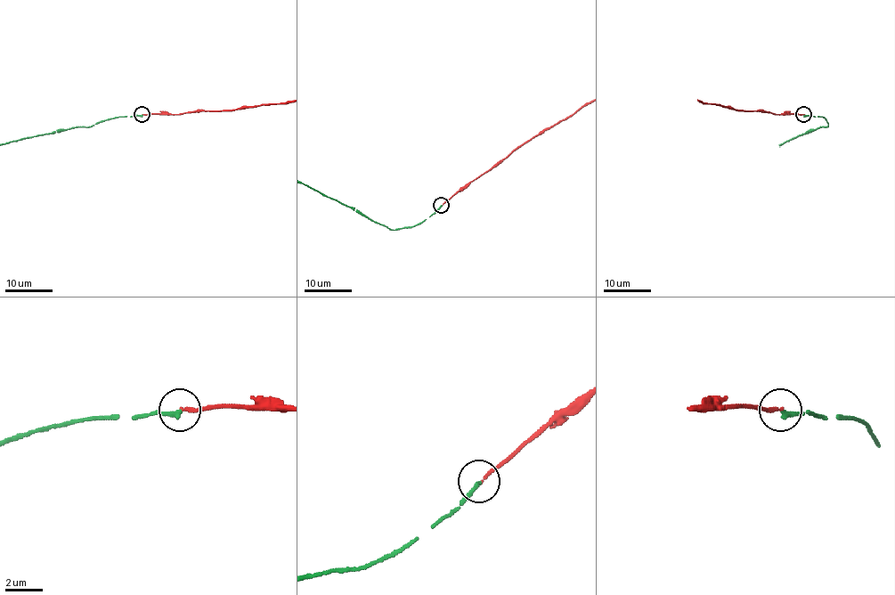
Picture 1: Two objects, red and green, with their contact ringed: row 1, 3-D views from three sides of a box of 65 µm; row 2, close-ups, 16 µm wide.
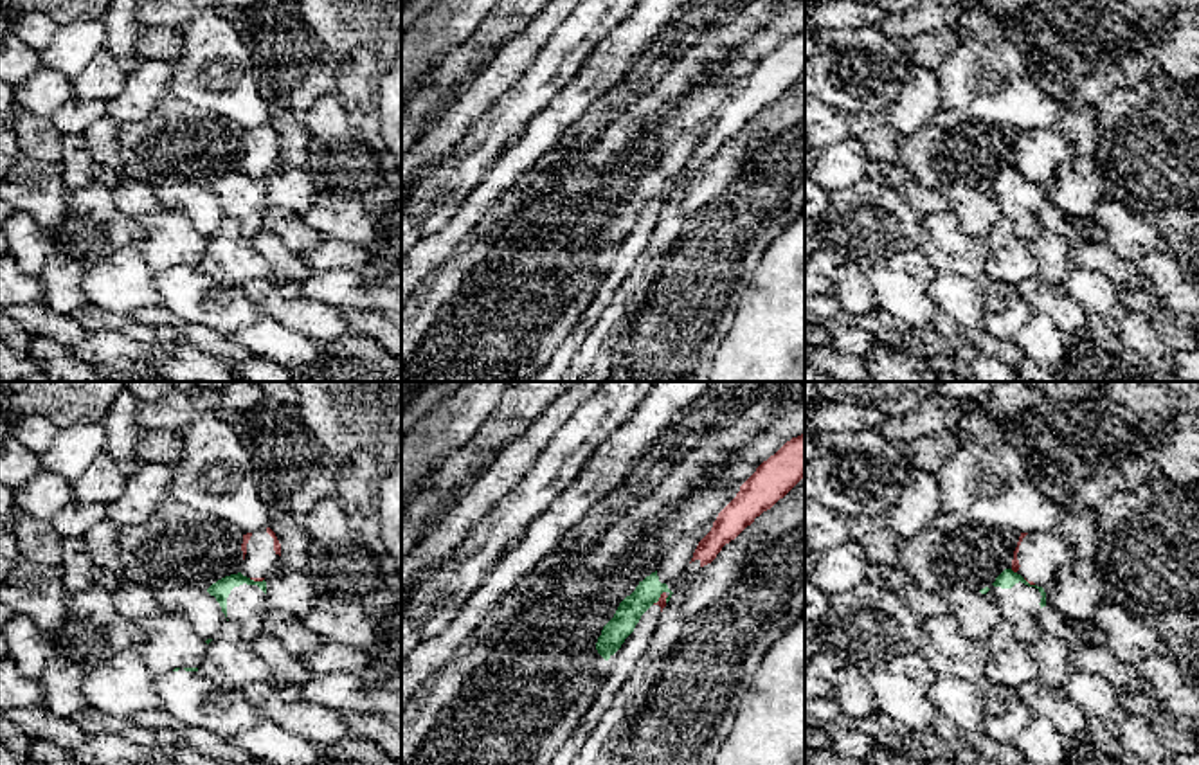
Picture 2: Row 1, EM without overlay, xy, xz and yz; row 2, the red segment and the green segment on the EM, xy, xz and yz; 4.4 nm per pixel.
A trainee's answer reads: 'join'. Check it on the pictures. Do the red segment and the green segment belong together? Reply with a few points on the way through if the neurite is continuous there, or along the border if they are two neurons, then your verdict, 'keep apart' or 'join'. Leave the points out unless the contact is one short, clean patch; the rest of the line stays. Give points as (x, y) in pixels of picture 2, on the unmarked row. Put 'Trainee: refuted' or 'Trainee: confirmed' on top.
Trainee: refuted
border yz (1010, 166), (1016, 170); keep apart

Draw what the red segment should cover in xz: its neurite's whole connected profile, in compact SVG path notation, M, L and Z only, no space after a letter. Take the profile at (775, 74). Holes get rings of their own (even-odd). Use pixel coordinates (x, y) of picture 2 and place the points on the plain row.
M805 31L787 38L740 83L736 94L718 110L711 128L699 139L684 169L668 185L672 189L682 185L695 169L717 155L726 140L783 95L803 74Z

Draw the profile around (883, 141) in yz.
M859 112L848 115L850 137L861 139L871 160L895 162L898 157L898 137L891 126L886 124L884 113Z

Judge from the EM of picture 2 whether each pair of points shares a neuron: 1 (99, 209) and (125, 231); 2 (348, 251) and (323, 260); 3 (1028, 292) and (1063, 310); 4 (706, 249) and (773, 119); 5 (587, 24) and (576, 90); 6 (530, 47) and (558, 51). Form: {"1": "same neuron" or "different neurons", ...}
{"1": "same neuron", "2": "same neuron", "3": "same neuron", "4": "different neurons", "5": "different neurons", "6": "different neurons"}

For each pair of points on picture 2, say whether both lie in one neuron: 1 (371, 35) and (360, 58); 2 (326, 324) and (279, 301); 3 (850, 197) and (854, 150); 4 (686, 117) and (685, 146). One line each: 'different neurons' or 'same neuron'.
1: different neurons
2: same neuron
3: different neurons
4: different neurons

